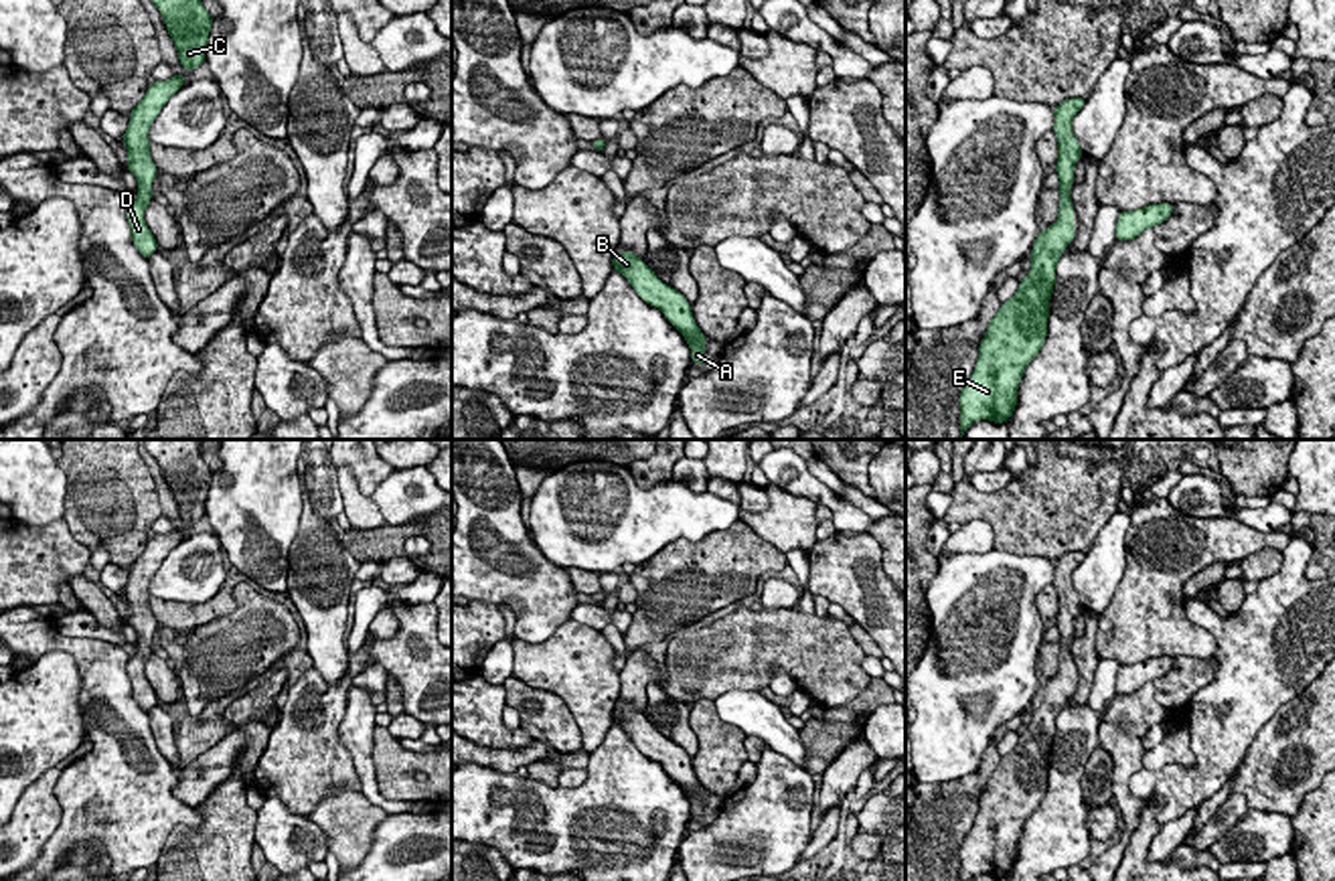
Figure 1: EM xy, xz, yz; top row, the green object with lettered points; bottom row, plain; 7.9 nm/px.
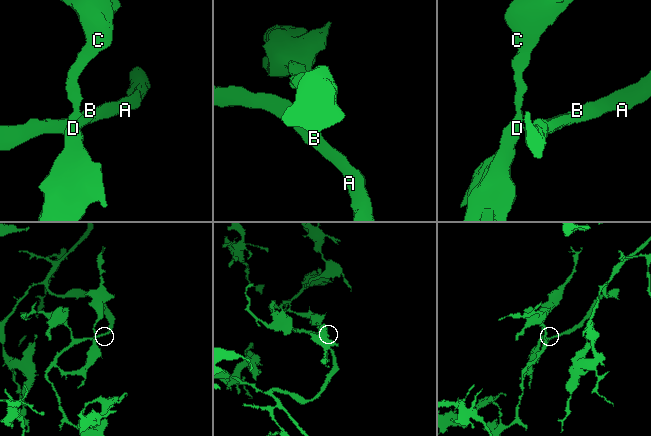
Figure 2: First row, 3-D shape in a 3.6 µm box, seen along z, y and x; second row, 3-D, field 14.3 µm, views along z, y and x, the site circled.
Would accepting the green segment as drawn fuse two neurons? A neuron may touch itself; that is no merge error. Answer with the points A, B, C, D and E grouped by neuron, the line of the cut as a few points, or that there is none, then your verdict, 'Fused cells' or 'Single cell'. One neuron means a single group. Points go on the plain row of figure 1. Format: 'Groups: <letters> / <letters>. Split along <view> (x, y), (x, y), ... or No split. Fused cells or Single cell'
Groups: A B C D E. No split. Single cell

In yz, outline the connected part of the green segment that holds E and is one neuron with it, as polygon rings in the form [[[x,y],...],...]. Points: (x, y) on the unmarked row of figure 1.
[[[1084,551],[1064,553],[1051,561],[1057,591],[1059,666],[1057,674],[1039,685],[1031,701],[1031,723],[1019,735],[1013,751],[1001,757],[978,798],[978,812],[958,851],[960,881],[989,873],[1005,877],[1017,861],[1017,843],[1025,820],[1037,810],[1047,792],[1049,753],[1055,737],[1055,719],[1074,695],[1074,620],[1082,614],[1072,573],[1084,561]]]

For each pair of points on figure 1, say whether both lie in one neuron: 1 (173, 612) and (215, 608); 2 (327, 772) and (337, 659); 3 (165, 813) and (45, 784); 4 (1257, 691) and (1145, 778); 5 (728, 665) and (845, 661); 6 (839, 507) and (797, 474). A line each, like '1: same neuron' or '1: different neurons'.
1: same neuron
2: different neurons
3: different neurons
4: different neurons
5: same neuron
6: same neuron

